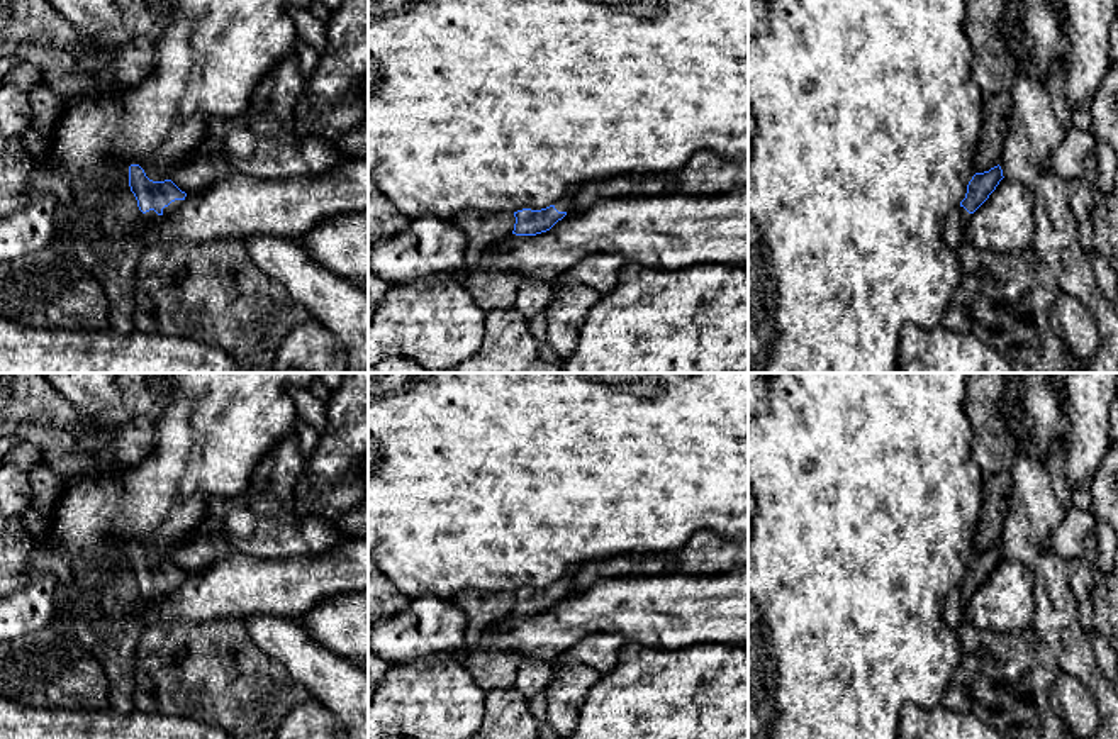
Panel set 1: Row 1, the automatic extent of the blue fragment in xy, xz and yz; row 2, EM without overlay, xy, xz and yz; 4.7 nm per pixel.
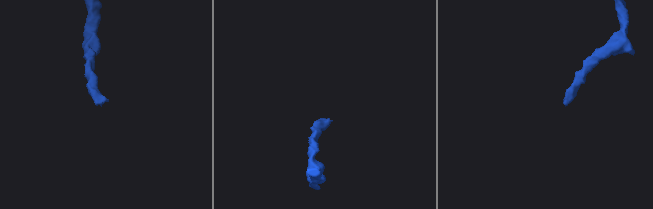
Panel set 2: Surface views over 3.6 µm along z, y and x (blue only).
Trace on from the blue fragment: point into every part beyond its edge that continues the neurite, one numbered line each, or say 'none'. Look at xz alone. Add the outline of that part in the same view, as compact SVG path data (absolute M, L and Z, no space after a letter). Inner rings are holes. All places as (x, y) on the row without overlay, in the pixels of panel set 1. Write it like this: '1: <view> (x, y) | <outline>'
1: xz (564, 583) | M580 564L570 566L570 568L565 571L565 575L563 575L558 581L553 583L555 588L556 588L558 592L568 592L572 580L579 575L579 568L580 568Z

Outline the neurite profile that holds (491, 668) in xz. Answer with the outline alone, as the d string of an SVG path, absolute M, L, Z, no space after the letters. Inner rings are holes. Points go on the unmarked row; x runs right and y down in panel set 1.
M468 646L461 658L473 681L485 692L507 690L514 686L514 676L519 670L521 654L509 649L494 649L492 646Z

